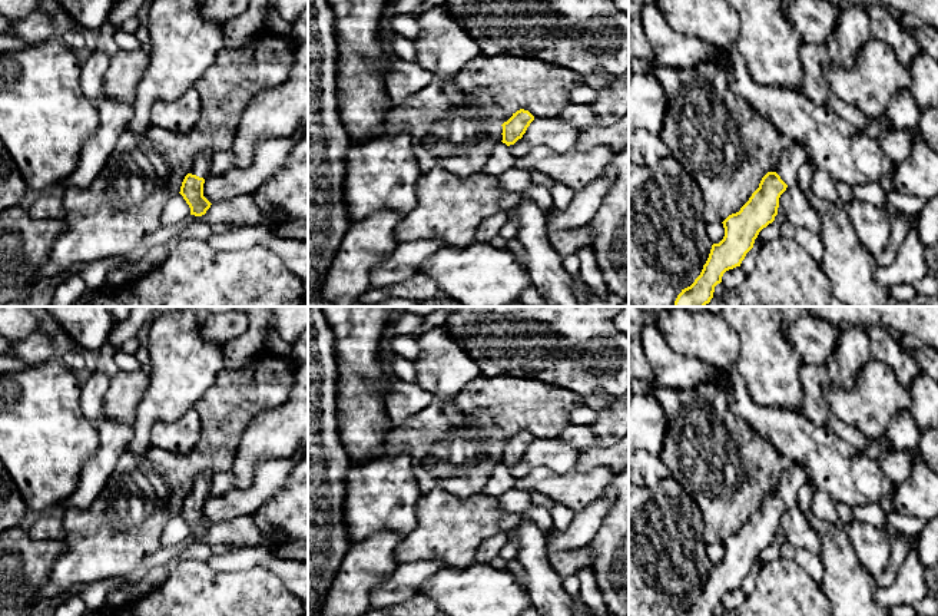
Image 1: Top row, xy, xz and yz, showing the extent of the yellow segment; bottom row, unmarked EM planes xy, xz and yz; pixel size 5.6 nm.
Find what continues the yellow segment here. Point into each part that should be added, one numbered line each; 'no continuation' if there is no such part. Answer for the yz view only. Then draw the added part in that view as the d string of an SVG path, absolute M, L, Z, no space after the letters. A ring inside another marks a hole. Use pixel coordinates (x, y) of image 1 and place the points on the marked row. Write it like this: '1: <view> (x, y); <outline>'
1: yz (794, 156); M786 140L775 172L788 186L792 186L796 182L799 168L808 160L806 148L802 143Z

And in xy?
1: xy (199, 166); M212 150L198 152L193 156L193 162L189 169L189 173L205 179L208 169L209 169L209 162L211 162L212 153L213 153Z

